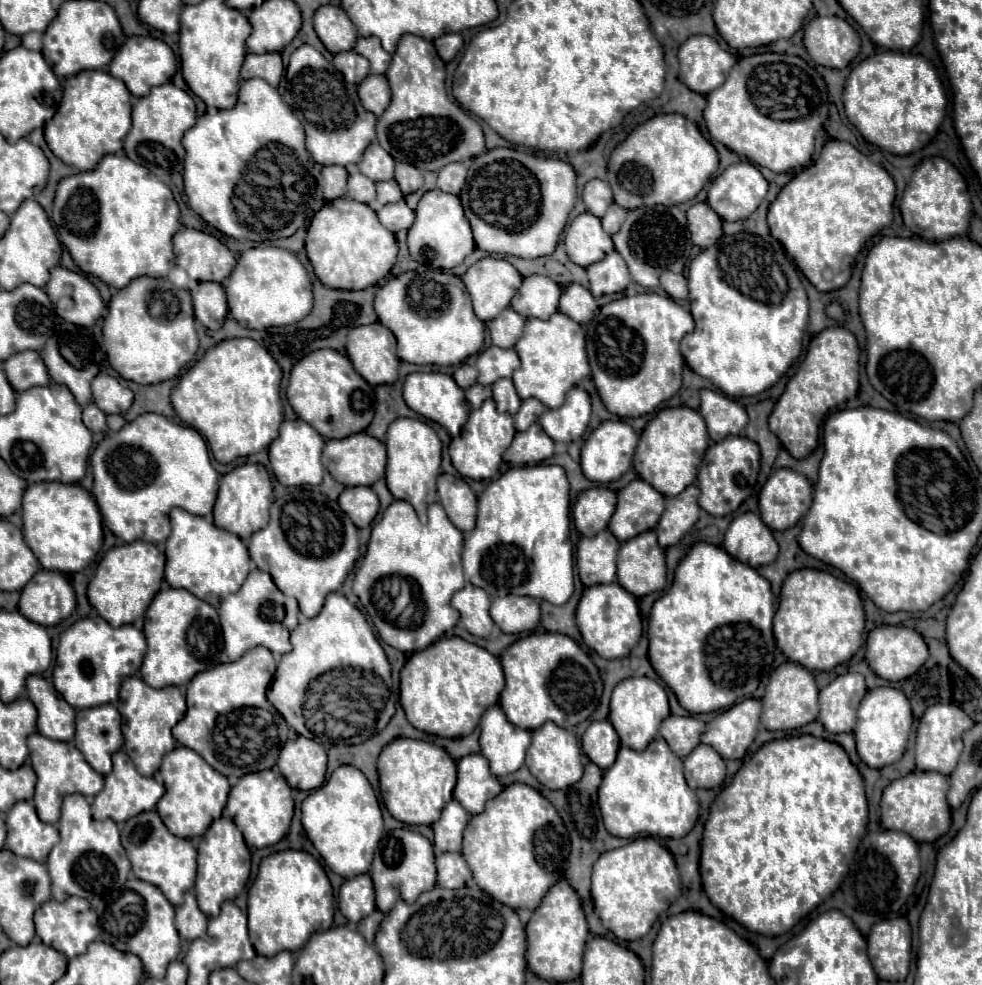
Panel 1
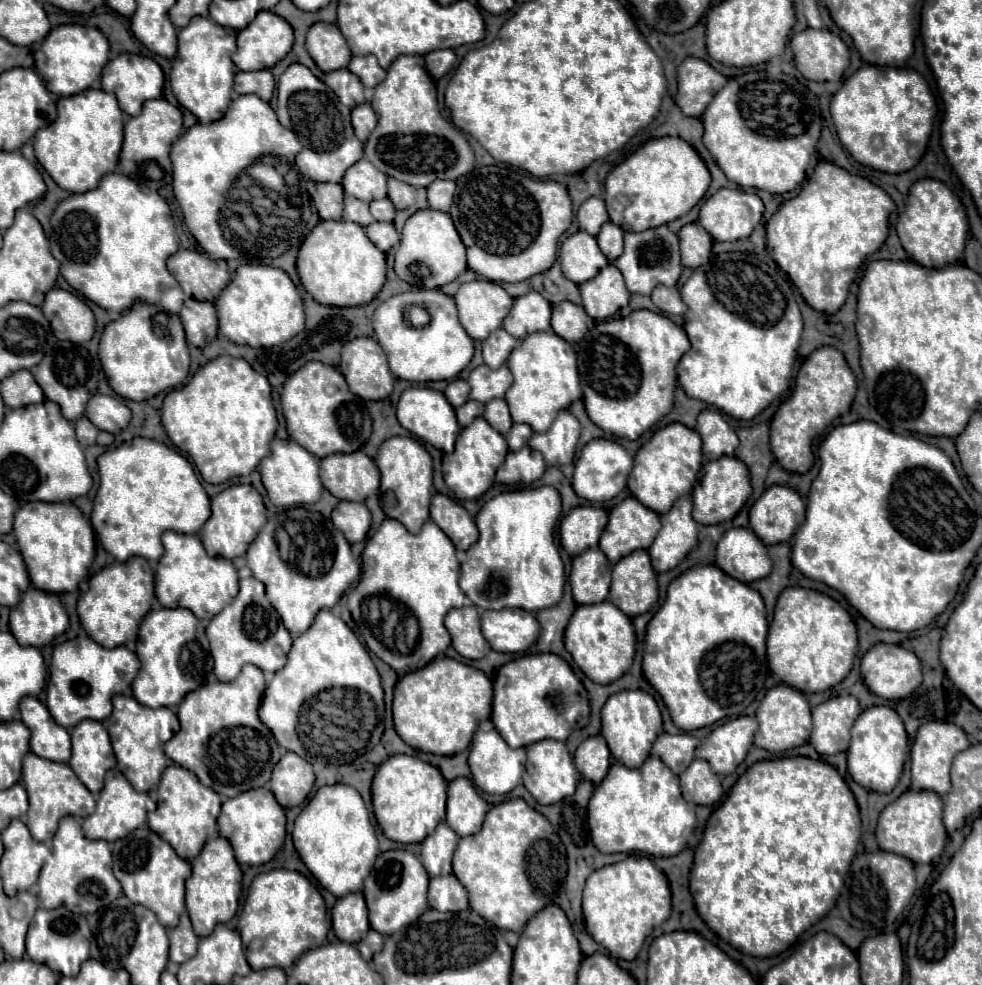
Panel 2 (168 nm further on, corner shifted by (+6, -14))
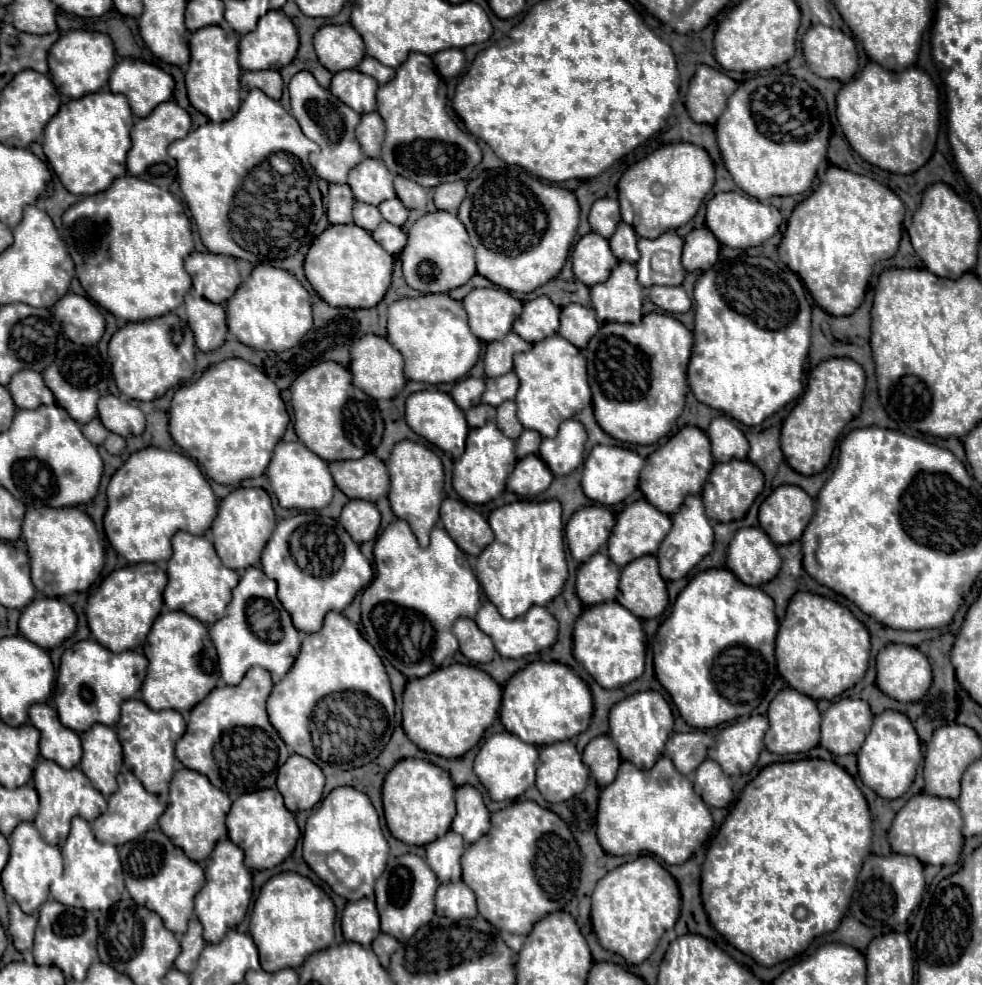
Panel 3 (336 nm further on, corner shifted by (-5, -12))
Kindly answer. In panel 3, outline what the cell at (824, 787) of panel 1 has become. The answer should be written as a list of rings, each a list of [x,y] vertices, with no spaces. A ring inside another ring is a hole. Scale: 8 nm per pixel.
[[[800,759],[800,761],[790,761],[790,763],[772,763],[772,765],[764,767],[744,787],[744,791],[740,795],[740,803],[736,801],[736,805],[724,819],[722,827],[718,829],[712,845],[708,847],[706,861],[702,865],[702,901],[704,901],[704,909],[708,913],[708,919],[716,927],[716,931],[728,939],[730,945],[734,945],[742,953],[750,955],[756,963],[760,963],[764,967],[772,967],[780,961],[796,957],[802,951],[806,951],[806,947],[810,945],[810,941],[814,937],[830,933],[838,927],[840,919],[844,917],[844,913],[848,909],[848,903],[850,903],[850,897],[852,897],[852,891],[856,885],[856,877],[862,869],[864,857],[870,853],[870,843],[872,843],[872,817],[868,811],[868,803],[866,803],[862,791],[858,789],[858,785],[854,783],[852,775],[848,775],[848,771],[844,767],[836,765],[834,761],[824,761],[824,759]],[[798,907],[806,909],[804,919],[796,919],[794,911]]]

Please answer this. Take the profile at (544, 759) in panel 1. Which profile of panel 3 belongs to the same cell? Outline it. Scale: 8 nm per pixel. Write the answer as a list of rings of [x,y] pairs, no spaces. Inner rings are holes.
[[[570,741],[540,747],[536,787],[548,803],[562,803],[582,793],[588,779],[590,771]]]

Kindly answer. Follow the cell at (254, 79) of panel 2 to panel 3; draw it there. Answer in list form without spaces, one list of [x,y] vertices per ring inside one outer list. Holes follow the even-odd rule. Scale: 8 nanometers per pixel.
[[[244,71],[242,73],[242,91],[248,89],[262,89],[268,97],[280,99],[282,97],[282,77],[278,71]]]

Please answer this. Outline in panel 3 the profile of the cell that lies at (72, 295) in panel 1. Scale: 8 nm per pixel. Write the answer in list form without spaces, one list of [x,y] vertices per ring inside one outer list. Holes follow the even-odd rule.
[[[66,293],[58,305],[54,305],[54,317],[62,325],[64,337],[80,345],[94,345],[104,335],[104,317],[98,307],[76,293]]]

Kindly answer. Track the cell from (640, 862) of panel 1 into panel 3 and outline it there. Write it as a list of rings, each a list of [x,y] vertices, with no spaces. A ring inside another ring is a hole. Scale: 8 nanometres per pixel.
[[[642,855],[634,861],[628,861],[612,871],[608,871],[596,885],[592,893],[592,927],[598,935],[598,941],[604,949],[618,953],[626,959],[626,963],[638,965],[642,963],[658,945],[662,933],[674,927],[680,913],[680,891],[674,877],[650,855]]]

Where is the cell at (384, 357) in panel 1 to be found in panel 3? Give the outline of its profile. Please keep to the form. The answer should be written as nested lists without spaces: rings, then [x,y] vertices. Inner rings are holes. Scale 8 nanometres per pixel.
[[[364,335],[352,345],[350,355],[352,355],[350,371],[354,375],[352,381],[366,395],[370,395],[374,399],[394,399],[402,391],[402,387],[406,383],[406,377],[404,377],[404,371],[402,371],[404,359],[398,353],[398,349],[394,349],[388,343],[388,339],[378,337],[378,335]]]

